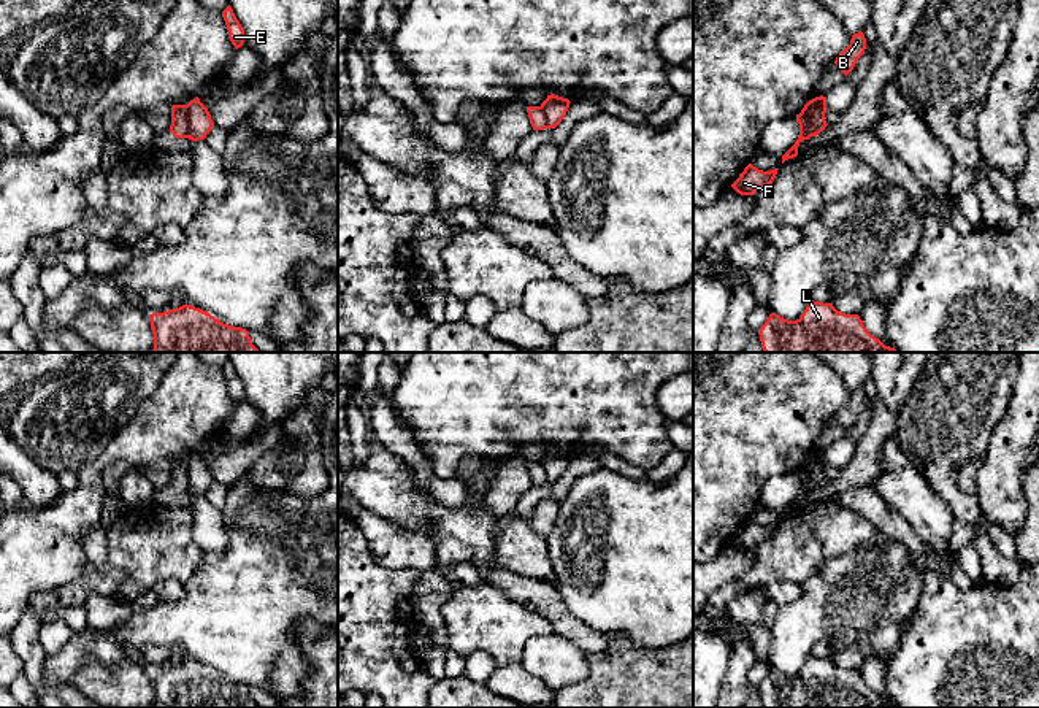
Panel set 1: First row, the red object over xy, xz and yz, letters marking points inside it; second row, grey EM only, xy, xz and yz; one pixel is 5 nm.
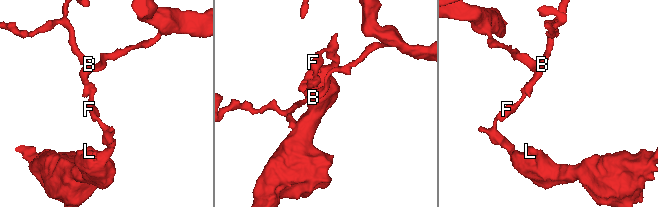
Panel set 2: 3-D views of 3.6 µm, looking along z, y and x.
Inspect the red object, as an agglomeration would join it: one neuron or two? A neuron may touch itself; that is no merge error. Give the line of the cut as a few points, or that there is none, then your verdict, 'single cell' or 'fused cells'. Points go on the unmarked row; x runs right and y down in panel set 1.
cut in yz along (814, 454), (809, 492); fused cells

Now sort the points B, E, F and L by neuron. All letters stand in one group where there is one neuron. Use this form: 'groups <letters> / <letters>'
groups B E / F L

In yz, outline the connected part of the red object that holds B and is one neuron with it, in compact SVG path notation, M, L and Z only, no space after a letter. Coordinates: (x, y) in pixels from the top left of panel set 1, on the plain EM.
M863 387L853 389L850 400L836 413L834 419L847 432L865 410L866 394Z

